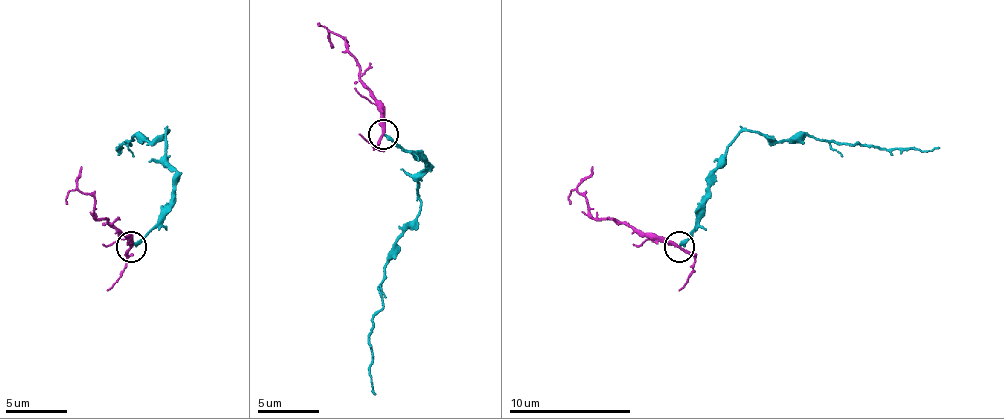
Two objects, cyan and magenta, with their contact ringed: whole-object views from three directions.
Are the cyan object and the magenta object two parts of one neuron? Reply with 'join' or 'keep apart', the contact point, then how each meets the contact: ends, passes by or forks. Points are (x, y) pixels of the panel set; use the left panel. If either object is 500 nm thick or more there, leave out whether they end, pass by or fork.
keep apart | (131, 247) | cyan ends | magenta passes by

